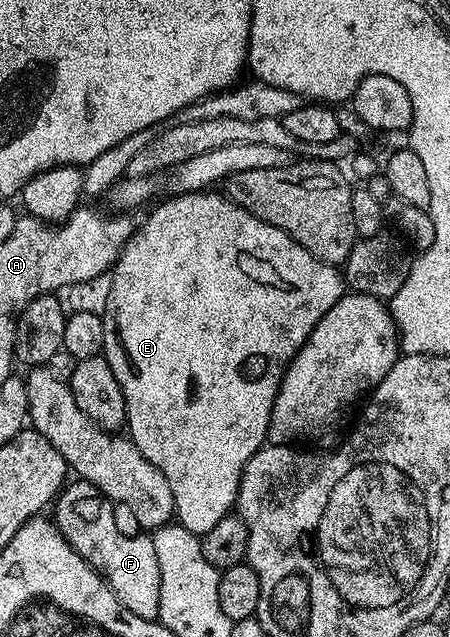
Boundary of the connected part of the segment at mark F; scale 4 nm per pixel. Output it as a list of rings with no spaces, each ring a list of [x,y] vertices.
[[[74,479],[63,488],[53,506],[52,520],[64,539],[97,571],[132,615],[158,621],[160,611],[160,563],[156,559],[153,536],[125,537],[118,530],[115,506],[92,483]]]

